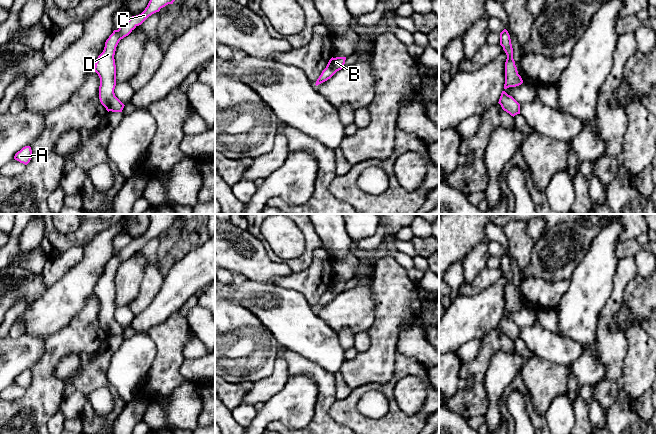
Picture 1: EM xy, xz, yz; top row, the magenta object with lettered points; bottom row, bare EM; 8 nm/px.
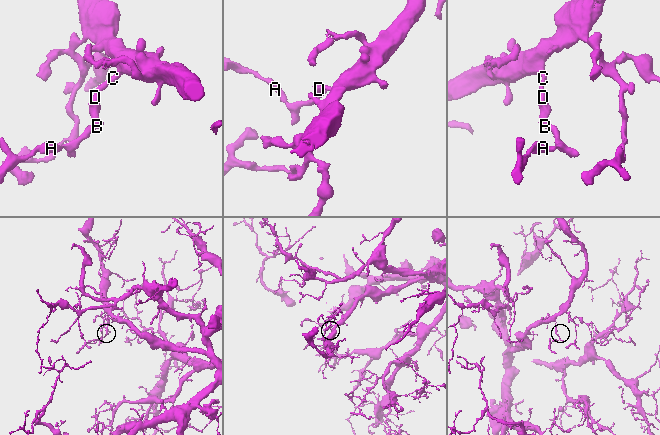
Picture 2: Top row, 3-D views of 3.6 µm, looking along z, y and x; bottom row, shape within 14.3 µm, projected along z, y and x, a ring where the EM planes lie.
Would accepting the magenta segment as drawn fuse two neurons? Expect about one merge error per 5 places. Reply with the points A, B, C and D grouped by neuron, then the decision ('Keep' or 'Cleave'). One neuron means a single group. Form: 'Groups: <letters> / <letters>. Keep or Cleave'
Groups: A B C D. Keep

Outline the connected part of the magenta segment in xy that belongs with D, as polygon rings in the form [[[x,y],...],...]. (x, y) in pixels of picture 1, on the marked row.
[[[150,0],[145,10],[136,16],[132,16],[127,22],[114,30],[105,42],[103,52],[98,56],[94,71],[100,78],[99,99],[106,110],[112,112],[122,112],[124,104],[115,96],[116,86],[116,65],[115,51],[121,39],[128,36],[137,26],[141,25],[149,16],[159,12],[161,8],[168,4],[173,4],[175,0]]]

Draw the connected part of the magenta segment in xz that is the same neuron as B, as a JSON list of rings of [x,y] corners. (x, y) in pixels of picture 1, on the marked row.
[[[346,57],[331,58],[316,81],[316,86],[330,79],[337,71],[344,67]]]

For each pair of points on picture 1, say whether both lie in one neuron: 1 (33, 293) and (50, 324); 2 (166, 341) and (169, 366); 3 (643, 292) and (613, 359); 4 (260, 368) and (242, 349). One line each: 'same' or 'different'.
1: different
2: same
3: different
4: same

